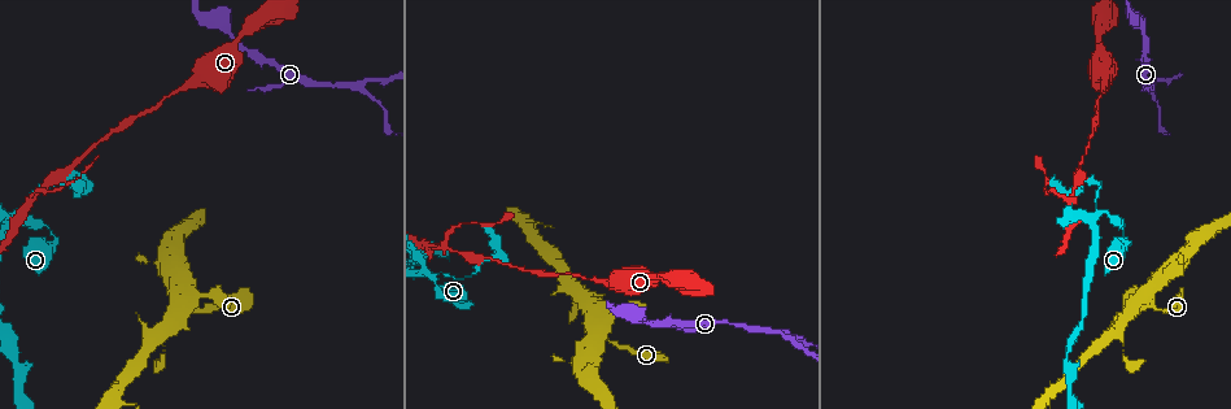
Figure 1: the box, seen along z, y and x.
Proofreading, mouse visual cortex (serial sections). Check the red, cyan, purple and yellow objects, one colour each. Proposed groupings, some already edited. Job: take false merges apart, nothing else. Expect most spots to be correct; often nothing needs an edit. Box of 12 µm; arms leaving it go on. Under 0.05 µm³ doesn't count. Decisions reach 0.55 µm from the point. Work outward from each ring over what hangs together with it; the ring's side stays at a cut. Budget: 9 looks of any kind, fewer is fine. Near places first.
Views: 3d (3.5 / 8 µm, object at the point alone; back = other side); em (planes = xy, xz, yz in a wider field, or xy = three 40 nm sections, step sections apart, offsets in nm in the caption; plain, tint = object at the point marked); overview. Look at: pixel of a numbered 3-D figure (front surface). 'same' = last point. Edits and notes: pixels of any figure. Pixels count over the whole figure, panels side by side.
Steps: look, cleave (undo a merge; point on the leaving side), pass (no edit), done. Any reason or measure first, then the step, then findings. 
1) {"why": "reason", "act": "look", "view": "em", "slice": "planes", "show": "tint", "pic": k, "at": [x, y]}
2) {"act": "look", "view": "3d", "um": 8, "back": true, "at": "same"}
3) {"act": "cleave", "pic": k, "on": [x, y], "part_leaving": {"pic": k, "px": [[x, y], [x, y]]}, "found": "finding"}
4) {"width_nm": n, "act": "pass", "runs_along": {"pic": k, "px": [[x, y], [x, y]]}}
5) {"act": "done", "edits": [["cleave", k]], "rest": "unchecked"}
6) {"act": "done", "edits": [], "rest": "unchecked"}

{"why": "four or more arms meet", "act": "look", "view": "3d", "um": 8, "pic": 1, "at": [1103, 212]}

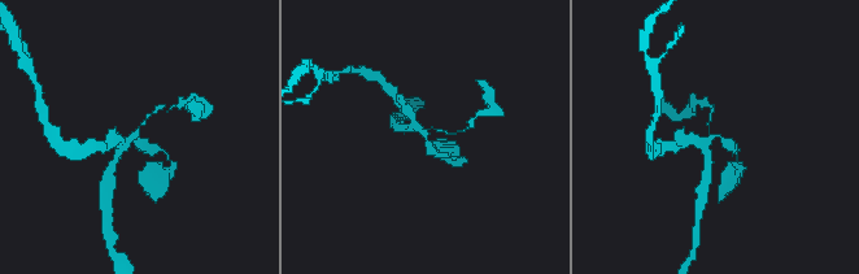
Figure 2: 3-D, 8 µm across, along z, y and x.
{"arms": 4, "arm_widths_nm": [100, 200, 200, 250], "why": "shape alone is not enough", "act": "look", "view": "em", "slice": "xy", "step": 5, "show": "tint", "pic": 2, "at": [710, 138]}

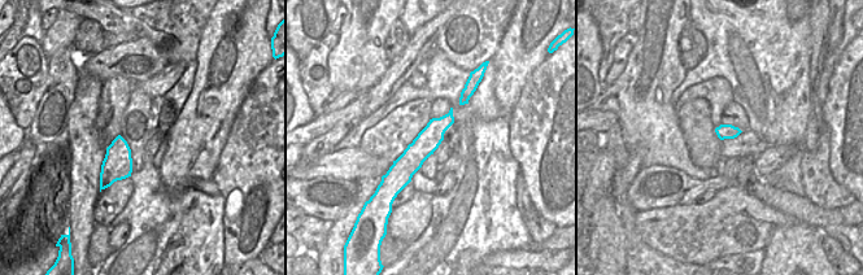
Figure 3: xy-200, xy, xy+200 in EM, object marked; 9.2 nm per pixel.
{"width_nm": 220, "act": "pass", "runs_along": {"pic": 3, "px": [[449, 116], [402, 169], [399, 184]]}, "found": "continuous, no second cell"}

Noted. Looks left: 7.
{"why": "abrupt turn", "act": "look", "view": "3d", "um": 3.5, "pic": 1, "at": [83, 194]}

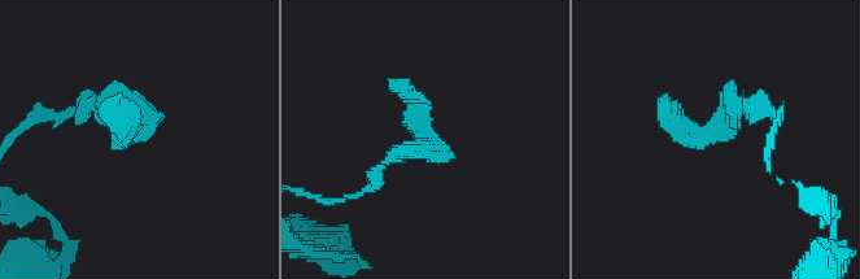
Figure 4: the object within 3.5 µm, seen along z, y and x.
{"why": "need the tissue", "act": "look", "view": "em", "slice": "planes", "show": "tint", "pic": 4, "at": [128, 134]}

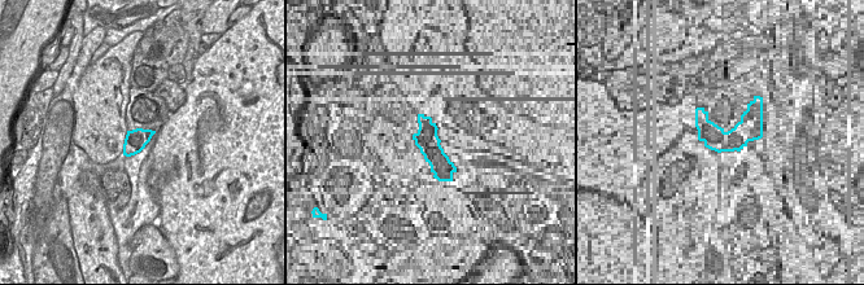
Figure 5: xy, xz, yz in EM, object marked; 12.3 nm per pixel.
{"act": "pass", "runs_along": {"pic": 4, "px": [[376, 175], [401, 152], [424, 148], [409, 88]]}, "found": "continuous, no second cell"}

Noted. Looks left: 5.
{"why": "small branch off a trunk", "act": "look", "view": "3d", "um": 3.5, "pic": 1, "at": [1146, 303]}

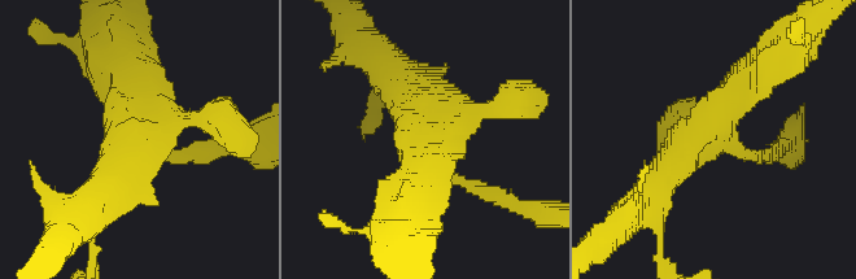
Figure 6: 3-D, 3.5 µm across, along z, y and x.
{"act": "look", "view": "em", "slice": "planes", "show": "tint", "pic": 6, "at": [714, 135]}

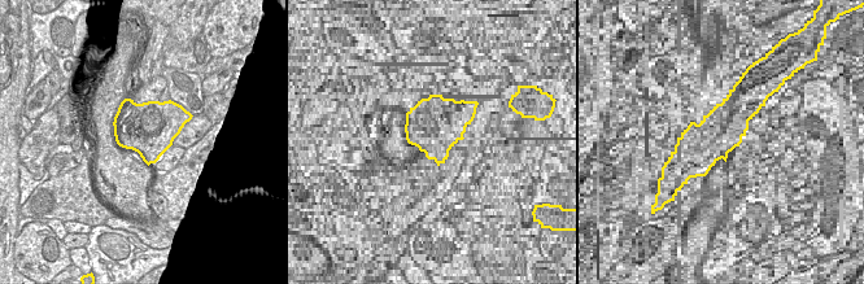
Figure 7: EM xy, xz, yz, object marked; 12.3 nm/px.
{"why": "another direction", "act": "look", "view": "em", "slice": "xy", "step": 5, "show": "tint", "at": "same"}

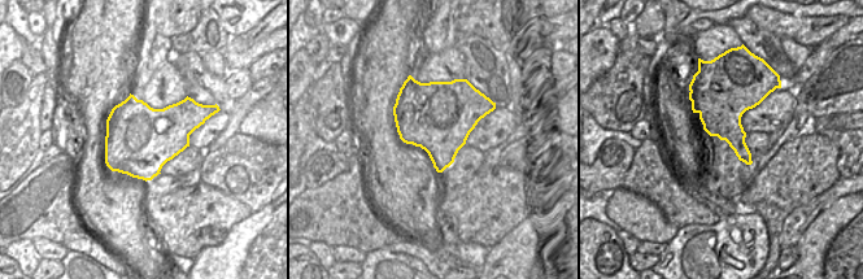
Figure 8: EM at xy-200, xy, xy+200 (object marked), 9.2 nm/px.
{"width_nm": 650, "act": "pass", "runs_along": {"pic": 6, "px": [[483, 191], [439, 161], [398, 78]]}, "found": "all the same cell"}

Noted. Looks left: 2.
{"act": "done", "edits": [], "rest": "unchecked"}

